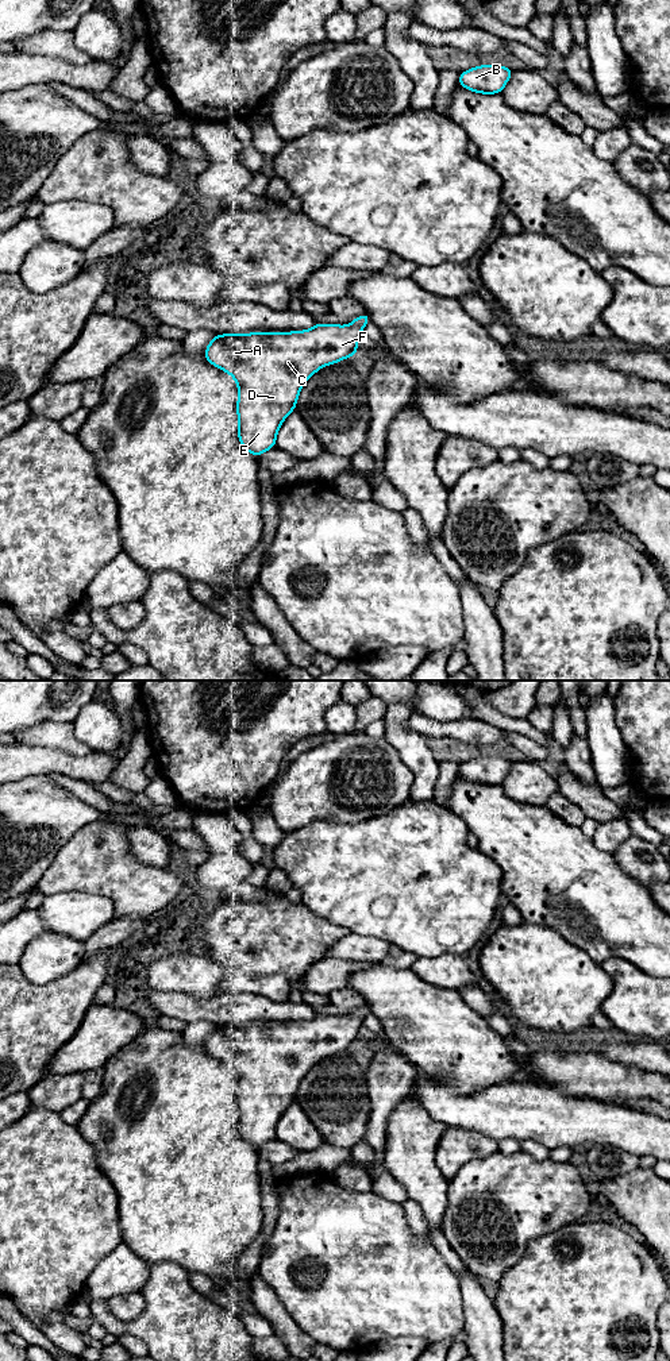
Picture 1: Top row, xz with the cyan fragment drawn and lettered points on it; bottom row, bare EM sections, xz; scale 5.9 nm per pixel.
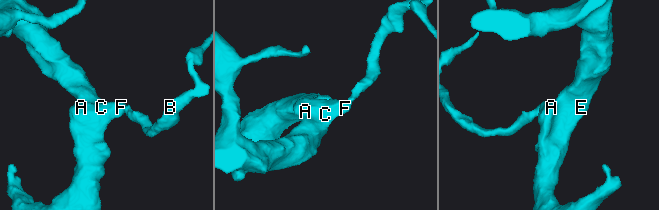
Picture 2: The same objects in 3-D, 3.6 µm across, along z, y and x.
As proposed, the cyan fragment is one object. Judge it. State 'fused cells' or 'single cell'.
single cell

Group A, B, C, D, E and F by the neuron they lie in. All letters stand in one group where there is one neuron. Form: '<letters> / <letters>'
A B C D E F

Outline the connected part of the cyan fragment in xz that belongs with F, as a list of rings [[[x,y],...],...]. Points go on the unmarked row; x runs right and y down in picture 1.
[[[370,1007],[351,1011],[350,1017],[317,1014],[307,1022],[253,1023],[215,1026],[205,1040],[208,1055],[228,1064],[236,1073],[239,1088],[238,1130],[253,1148],[276,1138],[282,1113],[296,1100],[303,1076],[321,1059],[357,1046],[358,1030]]]

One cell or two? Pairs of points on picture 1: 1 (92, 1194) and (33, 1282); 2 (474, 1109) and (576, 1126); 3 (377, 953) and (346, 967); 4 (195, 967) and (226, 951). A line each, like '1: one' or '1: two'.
1: one
2: one
3: two
4: two

